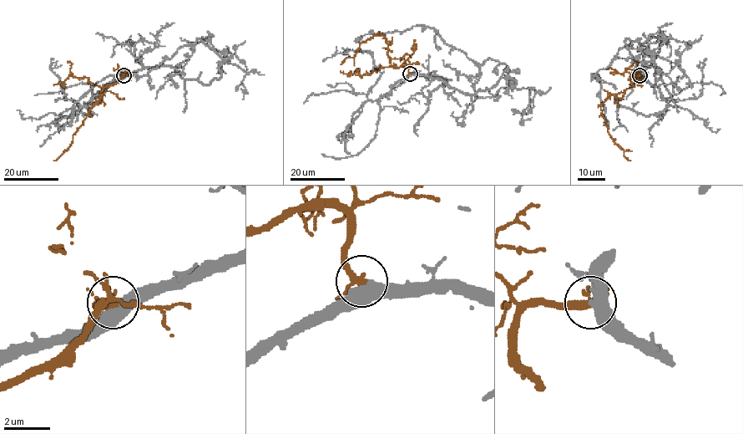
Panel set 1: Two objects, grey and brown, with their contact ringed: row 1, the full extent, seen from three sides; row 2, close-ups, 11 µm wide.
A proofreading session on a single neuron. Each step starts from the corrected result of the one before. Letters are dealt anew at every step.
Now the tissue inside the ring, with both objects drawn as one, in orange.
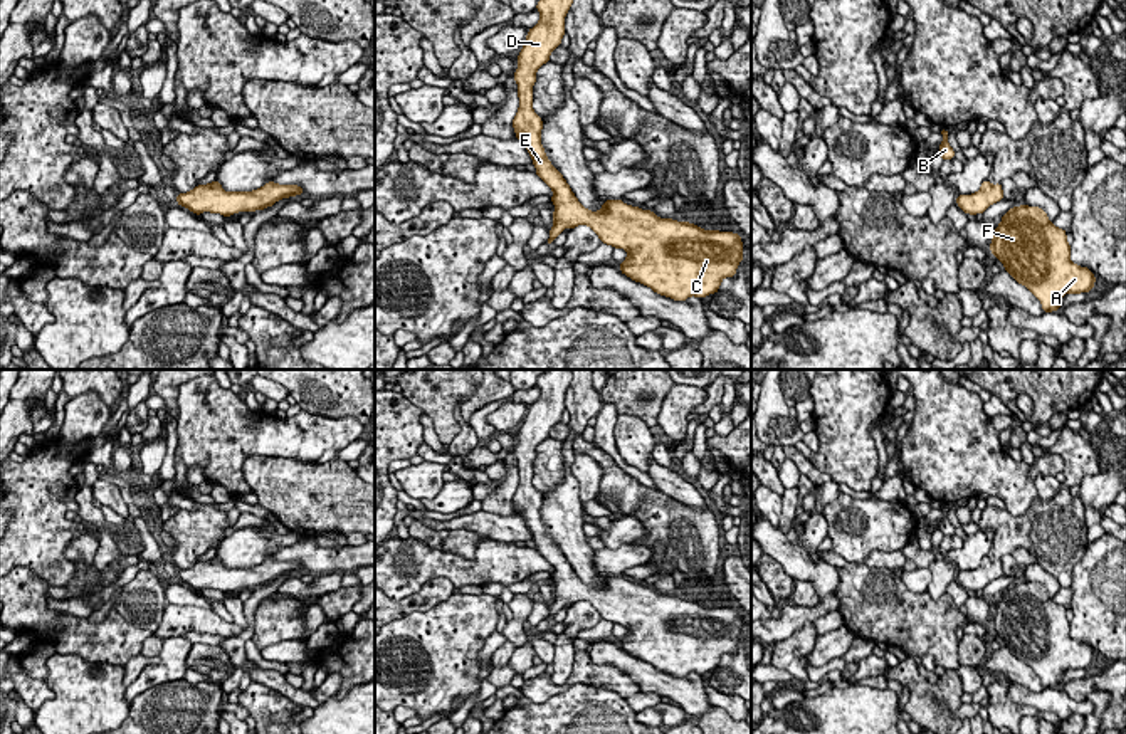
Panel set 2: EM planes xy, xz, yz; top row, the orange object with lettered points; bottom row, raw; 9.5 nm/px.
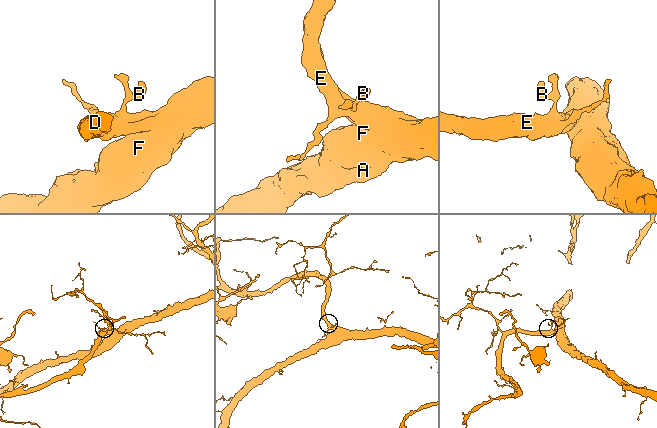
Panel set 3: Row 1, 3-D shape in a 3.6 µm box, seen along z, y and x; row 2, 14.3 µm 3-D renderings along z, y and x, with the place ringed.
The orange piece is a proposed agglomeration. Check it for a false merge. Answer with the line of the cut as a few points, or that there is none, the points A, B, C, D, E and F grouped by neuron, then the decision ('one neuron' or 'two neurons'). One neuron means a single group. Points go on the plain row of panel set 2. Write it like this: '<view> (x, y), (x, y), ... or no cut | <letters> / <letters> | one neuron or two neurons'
no cut | A B C D E F | one neuron

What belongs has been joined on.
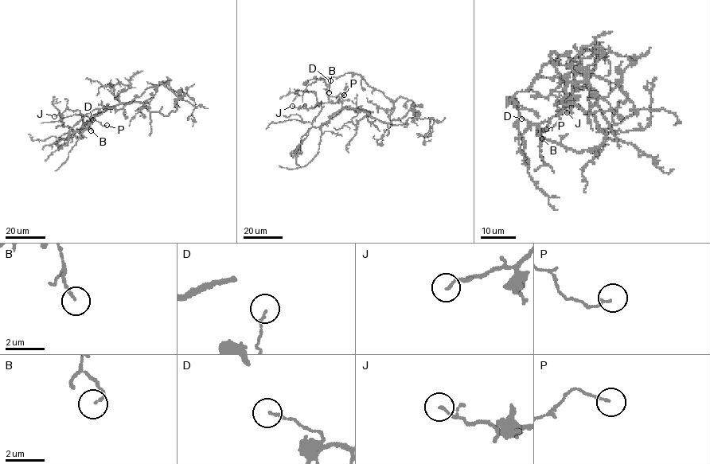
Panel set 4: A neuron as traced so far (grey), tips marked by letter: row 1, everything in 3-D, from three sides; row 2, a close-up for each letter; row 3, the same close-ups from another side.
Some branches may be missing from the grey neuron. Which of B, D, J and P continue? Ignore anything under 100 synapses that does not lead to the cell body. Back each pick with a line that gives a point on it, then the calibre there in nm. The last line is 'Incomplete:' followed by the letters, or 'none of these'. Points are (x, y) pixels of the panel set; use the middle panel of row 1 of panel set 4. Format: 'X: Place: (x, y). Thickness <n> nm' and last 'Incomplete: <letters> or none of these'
Incomplete: none of these

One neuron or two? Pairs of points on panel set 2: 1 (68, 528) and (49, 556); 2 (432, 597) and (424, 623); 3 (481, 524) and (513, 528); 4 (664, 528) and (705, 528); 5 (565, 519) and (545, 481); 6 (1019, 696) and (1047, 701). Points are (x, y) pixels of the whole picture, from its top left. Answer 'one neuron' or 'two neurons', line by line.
1: one neuron
2: two neurons
3: one neuron
4: one neuron
5: two neurons
6: one neuron

